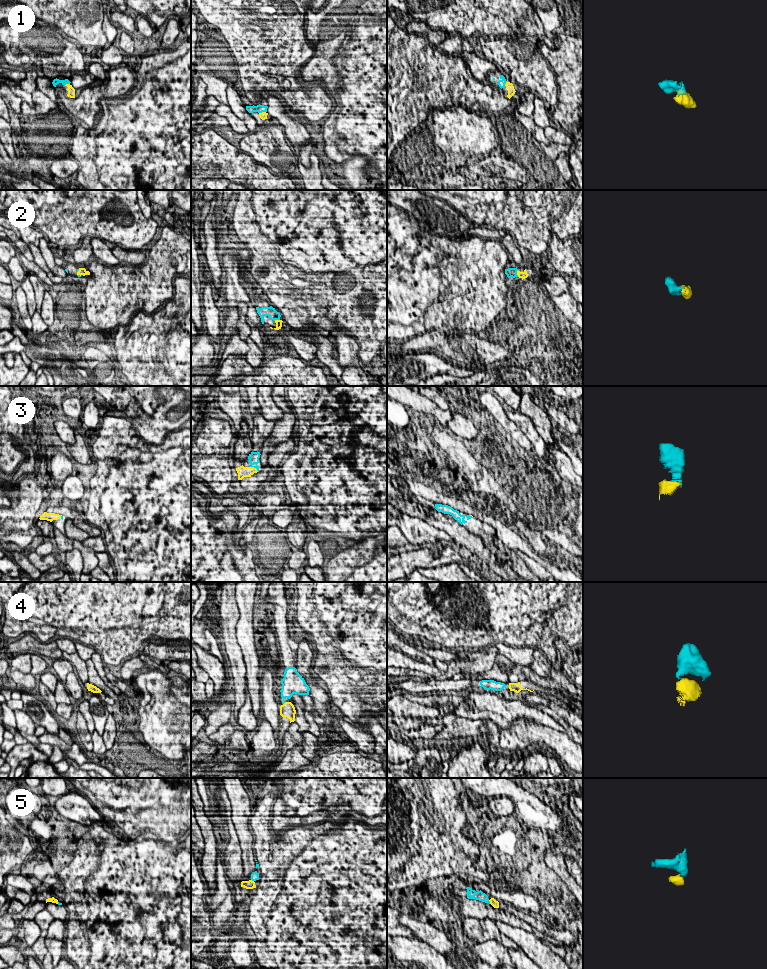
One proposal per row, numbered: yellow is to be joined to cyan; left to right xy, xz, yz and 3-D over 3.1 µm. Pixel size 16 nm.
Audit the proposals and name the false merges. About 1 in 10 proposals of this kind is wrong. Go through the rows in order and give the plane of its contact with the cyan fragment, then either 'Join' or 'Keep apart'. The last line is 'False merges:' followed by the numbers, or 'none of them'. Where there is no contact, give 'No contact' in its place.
1: Touches cyan in xy. Join
2: Touches cyan in yz. Join
3: Touches cyan in xz. Join
4: No contact. Join
5: Touches cyan in yz. Join
False merges: none of them

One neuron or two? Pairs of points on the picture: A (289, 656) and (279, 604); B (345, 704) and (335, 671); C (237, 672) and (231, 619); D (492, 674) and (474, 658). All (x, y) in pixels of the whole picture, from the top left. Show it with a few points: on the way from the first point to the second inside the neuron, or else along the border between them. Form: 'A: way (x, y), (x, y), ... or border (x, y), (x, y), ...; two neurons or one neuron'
A: way (286, 643), (282, 637), (279, 617); one neuron
B: way (342, 696), (335, 679); one neuron
C: way (236, 659), (230, 642), (230, 632); one neuron
D: border (498, 653), (494, 664), (489, 669), (467, 673); two neurons

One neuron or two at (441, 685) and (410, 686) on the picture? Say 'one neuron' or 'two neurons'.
one neuron

